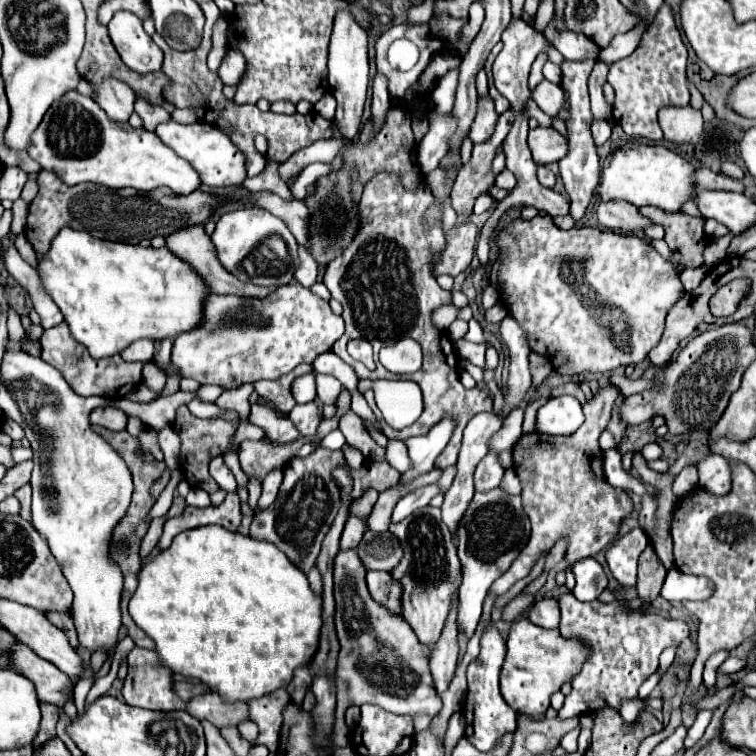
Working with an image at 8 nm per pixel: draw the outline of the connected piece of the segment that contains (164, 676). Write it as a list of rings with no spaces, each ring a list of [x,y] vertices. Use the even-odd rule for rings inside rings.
[[[133,647],[133,651],[129,653],[127,659],[129,659],[129,673],[125,677],[125,685],[123,685],[123,691],[121,691],[127,705],[153,709],[153,711],[181,711],[181,709],[187,707],[187,703],[181,701],[173,693],[173,677],[171,677],[173,673],[157,657],[157,651]]]

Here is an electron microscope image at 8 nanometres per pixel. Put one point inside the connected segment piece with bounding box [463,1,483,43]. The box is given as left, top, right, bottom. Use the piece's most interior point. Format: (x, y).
(476, 12)

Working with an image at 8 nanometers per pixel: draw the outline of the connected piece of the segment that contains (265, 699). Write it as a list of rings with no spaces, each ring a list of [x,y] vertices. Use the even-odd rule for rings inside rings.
[[[285,689],[247,702],[249,714],[255,714],[255,717],[250,717],[250,719],[259,725],[257,743],[265,745],[269,751],[277,749],[279,731],[281,731],[281,723],[283,723],[281,713],[289,703],[291,703],[291,695]]]

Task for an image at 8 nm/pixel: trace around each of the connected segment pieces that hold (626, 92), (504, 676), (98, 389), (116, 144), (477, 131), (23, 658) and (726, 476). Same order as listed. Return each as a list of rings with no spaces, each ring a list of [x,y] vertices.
[[[663,3],[651,27],[643,35],[639,47],[629,57],[615,61],[609,67],[607,81],[615,89],[613,121],[621,125],[623,131],[631,137],[645,137],[653,141],[663,139],[663,131],[657,123],[657,111],[669,105],[679,105],[679,107],[689,105],[685,65],[687,65],[687,47],[681,41],[671,5]]]
[[[517,619],[511,625],[509,637],[507,637],[507,657],[501,669],[501,695],[507,701],[511,709],[523,715],[543,715],[549,707],[549,699],[553,693],[561,689],[563,683],[569,683],[583,667],[583,663],[589,659],[591,649],[581,639],[565,639],[559,635],[559,629],[541,629],[527,619]]]
[[[59,323],[57,327],[45,329],[39,342],[41,344],[41,359],[45,363],[53,365],[57,371],[61,371],[61,375],[71,385],[71,389],[81,397],[101,395],[107,399],[123,399],[129,391],[133,391],[133,387],[137,387],[141,383],[143,363],[125,363],[119,355],[103,357],[99,361],[93,359],[89,355],[87,347],[71,337],[67,323]]]
[[[77,91],[65,93],[49,107],[41,125],[31,135],[27,153],[67,185],[91,181],[113,189],[133,187],[139,191],[169,187],[175,195],[189,195],[201,187],[199,173],[163,145],[155,133],[133,129],[129,123],[111,121],[91,97]]]
[[[489,93],[485,97],[479,97],[479,109],[477,109],[477,117],[475,117],[475,123],[471,127],[469,139],[473,143],[489,141],[489,137],[495,131],[497,119],[499,119],[499,113],[495,111],[495,105],[493,105],[493,99],[489,97]]]
[[[19,643],[13,647],[11,663],[17,673],[25,675],[35,683],[41,701],[63,707],[73,697],[73,691],[69,691],[71,679],[65,673],[61,673],[53,663],[35,655],[27,645]]]
[[[703,451],[703,455],[699,455],[695,463],[699,467],[699,483],[705,491],[717,497],[731,491],[731,467],[725,457]]]

